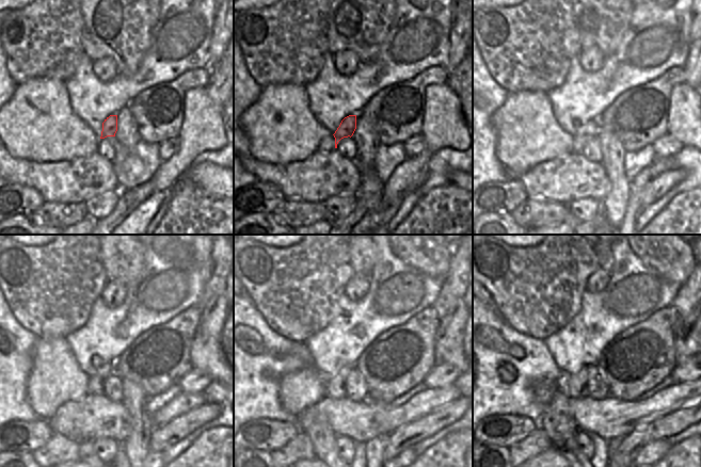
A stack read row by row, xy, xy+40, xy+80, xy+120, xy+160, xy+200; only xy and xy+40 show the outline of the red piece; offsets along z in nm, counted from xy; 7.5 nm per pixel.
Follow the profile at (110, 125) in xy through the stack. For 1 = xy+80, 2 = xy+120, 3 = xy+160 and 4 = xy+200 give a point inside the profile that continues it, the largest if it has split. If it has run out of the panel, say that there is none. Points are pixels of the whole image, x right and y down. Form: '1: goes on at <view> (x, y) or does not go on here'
1: goes on at xy+80 (585, 131)
2: goes on at xy+120 (96, 384)
3: goes on at xy+160 (336, 385)
4: goes on at xy+200 (575, 386)

